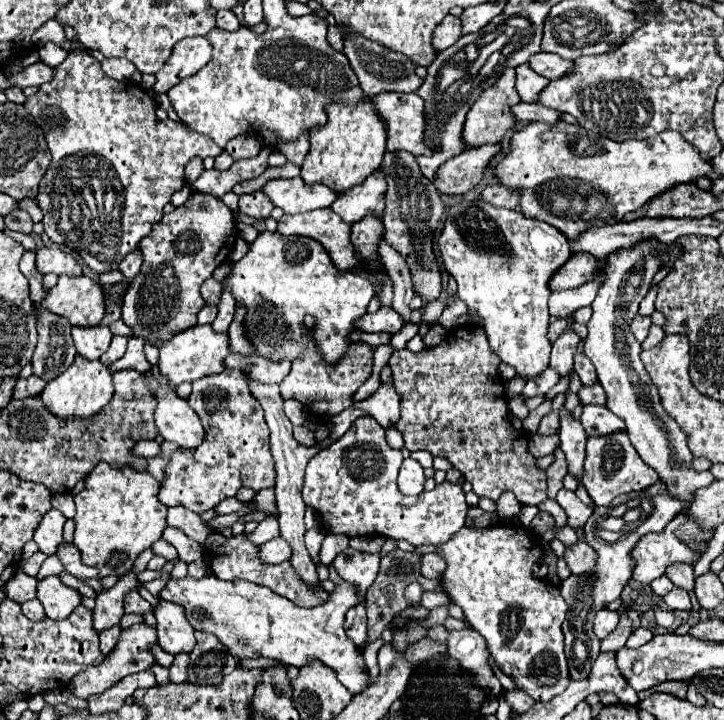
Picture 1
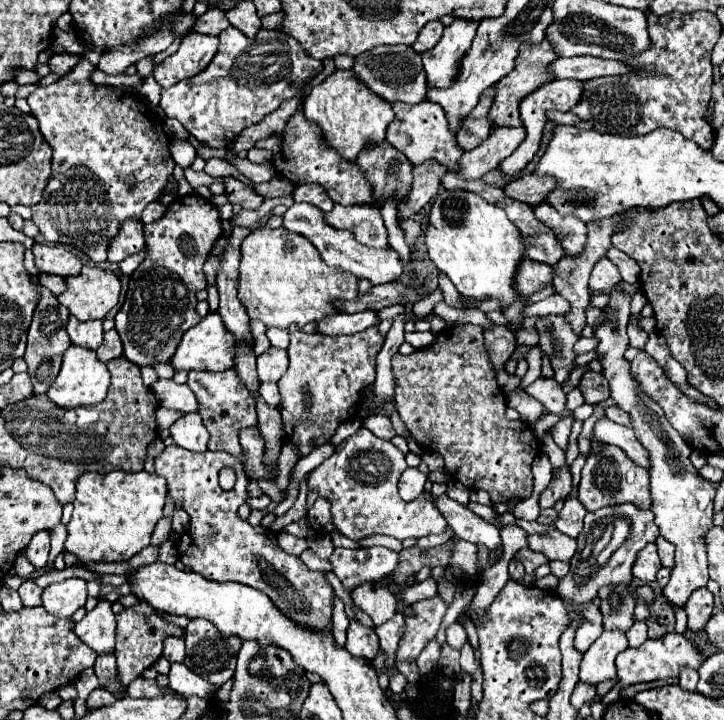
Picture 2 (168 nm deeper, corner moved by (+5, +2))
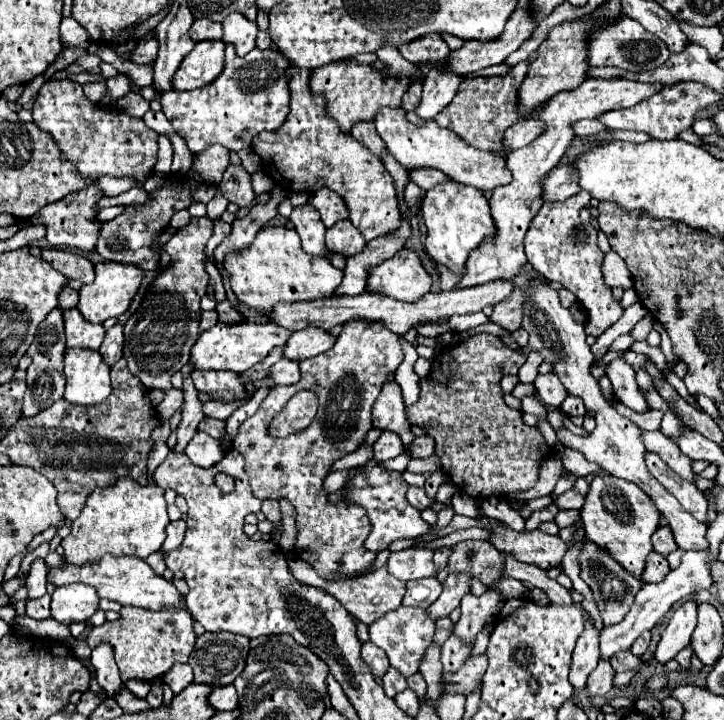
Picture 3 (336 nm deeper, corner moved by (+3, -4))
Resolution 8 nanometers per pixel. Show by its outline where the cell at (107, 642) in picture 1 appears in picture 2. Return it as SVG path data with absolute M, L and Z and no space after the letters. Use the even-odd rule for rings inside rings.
M97 657L95 661L95 675L99 677L99 687L107 689L113 695L123 693L127 687L121 685L121 681L117 679L117 665L115 665L115 657Z

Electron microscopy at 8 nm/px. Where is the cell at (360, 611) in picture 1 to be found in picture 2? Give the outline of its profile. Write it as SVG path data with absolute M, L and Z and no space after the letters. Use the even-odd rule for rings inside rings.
M351 621L349 629L347 629L347 643L345 649L351 655L363 657L367 661L373 661L379 653L379 637L375 635L375 629L359 623L359 621Z

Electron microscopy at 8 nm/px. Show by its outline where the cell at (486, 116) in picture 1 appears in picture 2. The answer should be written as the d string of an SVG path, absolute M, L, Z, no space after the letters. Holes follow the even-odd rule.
M541 41L541 43L523 43L521 45L521 53L517 57L517 69L513 69L513 73L509 73L509 77L503 77L495 89L497 89L497 97L493 101L493 107L489 111L489 117L493 121L493 125L501 127L521 127L521 117L519 117L519 103L523 97L527 97L529 93L533 93L535 89L539 89L545 83L551 83L555 77L549 71L549 65L557 59L557 53L553 51L551 41Z

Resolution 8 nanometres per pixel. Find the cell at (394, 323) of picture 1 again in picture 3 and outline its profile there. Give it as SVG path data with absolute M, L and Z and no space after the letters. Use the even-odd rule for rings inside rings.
M307 327L301 331L291 333L291 339L287 341L285 347L285 357L287 359L305 359L305 357L313 357L319 353L325 353L327 349L331 349L335 345L337 337L333 337L329 331L319 329L319 327Z

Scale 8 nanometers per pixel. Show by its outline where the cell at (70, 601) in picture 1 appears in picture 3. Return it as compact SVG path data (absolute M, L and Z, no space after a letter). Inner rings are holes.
M65 585L57 587L51 597L51 617L59 623L71 625L75 621L87 621L99 609L99 595L89 585Z

